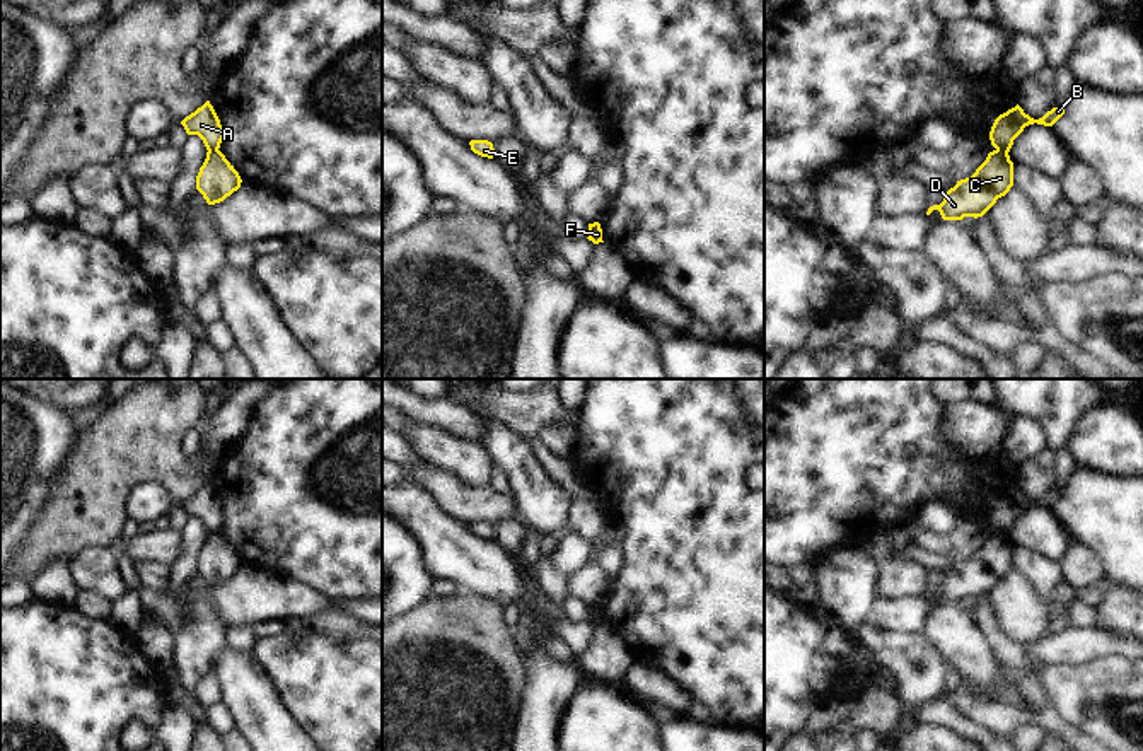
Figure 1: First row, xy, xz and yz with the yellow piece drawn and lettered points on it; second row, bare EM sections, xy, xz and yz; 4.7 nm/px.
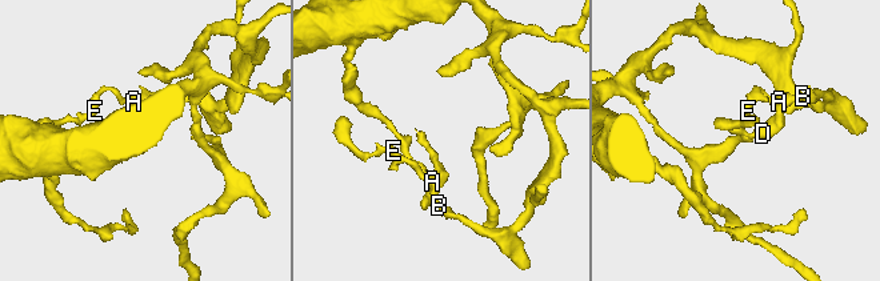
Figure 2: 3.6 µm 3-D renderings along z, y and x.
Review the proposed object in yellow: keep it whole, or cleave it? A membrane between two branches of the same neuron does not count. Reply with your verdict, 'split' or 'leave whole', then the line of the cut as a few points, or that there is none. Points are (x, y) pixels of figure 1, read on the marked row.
split; cut in yz along (997, 149), (1007, 154)

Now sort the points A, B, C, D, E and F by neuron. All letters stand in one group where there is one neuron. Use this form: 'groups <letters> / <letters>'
groups A B E F / C D

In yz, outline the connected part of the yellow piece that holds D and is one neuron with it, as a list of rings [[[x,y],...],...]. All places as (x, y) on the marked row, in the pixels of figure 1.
[[[993,150],[971,178],[957,181],[957,184],[945,193],[943,201],[930,207],[926,215],[938,210],[943,220],[983,217],[1012,186],[1013,162],[1010,155]]]

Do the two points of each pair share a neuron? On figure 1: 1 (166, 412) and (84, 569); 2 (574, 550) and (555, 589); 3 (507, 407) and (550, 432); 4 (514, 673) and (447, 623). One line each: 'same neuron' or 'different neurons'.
1: different neurons
2: same neuron
3: different neurons
4: same neuron

